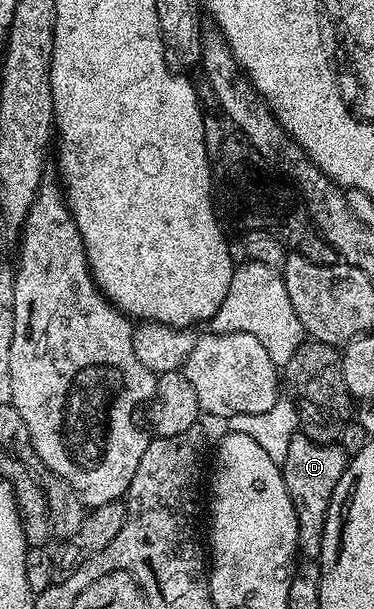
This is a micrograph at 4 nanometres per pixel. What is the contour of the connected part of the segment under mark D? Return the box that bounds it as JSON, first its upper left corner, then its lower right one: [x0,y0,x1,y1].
[282,433,349,560]

